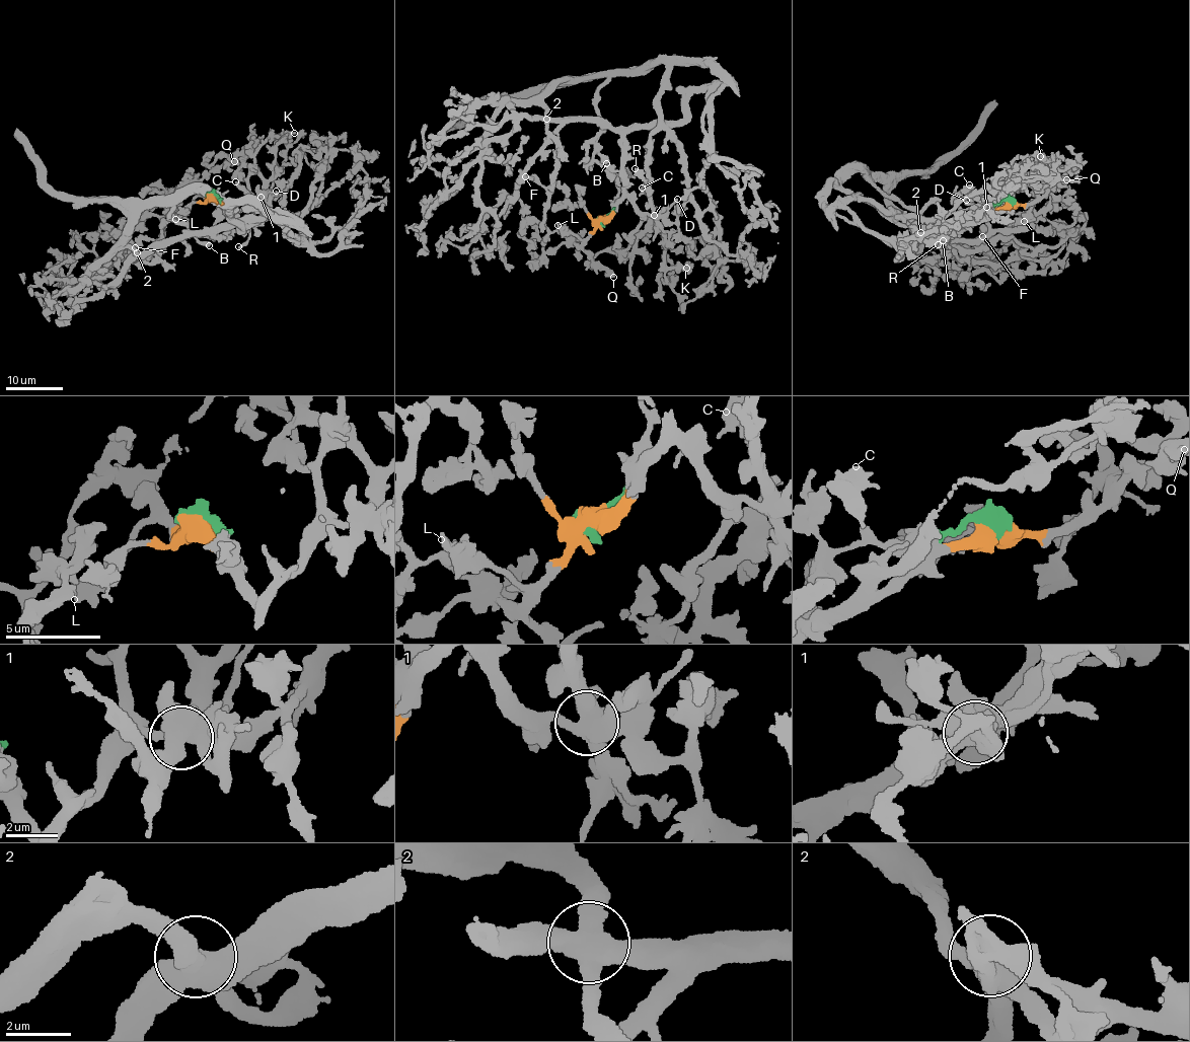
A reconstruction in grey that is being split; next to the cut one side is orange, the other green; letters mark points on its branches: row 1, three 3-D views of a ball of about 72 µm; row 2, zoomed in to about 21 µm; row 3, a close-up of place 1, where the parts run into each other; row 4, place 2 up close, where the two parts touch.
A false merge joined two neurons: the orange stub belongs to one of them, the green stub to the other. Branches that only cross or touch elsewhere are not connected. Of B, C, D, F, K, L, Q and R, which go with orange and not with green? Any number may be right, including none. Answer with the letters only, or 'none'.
D, K, L, Q

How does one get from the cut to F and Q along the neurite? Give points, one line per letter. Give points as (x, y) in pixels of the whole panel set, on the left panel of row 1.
F: (212, 195), (214, 227), (191, 235), (169, 204), (153, 203), (125, 241), (151, 262), (165, 249), (134, 246)
Q: (212, 195), (211, 198), (206, 196), (200, 184), (201, 180), (212, 170), (234, 162)

